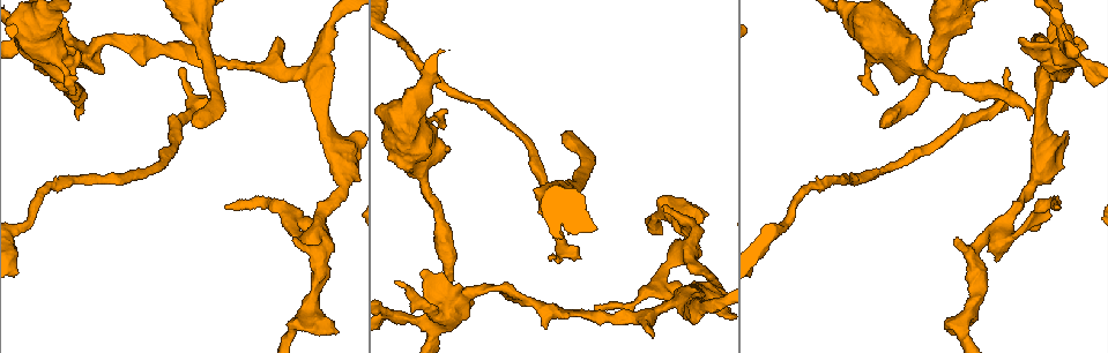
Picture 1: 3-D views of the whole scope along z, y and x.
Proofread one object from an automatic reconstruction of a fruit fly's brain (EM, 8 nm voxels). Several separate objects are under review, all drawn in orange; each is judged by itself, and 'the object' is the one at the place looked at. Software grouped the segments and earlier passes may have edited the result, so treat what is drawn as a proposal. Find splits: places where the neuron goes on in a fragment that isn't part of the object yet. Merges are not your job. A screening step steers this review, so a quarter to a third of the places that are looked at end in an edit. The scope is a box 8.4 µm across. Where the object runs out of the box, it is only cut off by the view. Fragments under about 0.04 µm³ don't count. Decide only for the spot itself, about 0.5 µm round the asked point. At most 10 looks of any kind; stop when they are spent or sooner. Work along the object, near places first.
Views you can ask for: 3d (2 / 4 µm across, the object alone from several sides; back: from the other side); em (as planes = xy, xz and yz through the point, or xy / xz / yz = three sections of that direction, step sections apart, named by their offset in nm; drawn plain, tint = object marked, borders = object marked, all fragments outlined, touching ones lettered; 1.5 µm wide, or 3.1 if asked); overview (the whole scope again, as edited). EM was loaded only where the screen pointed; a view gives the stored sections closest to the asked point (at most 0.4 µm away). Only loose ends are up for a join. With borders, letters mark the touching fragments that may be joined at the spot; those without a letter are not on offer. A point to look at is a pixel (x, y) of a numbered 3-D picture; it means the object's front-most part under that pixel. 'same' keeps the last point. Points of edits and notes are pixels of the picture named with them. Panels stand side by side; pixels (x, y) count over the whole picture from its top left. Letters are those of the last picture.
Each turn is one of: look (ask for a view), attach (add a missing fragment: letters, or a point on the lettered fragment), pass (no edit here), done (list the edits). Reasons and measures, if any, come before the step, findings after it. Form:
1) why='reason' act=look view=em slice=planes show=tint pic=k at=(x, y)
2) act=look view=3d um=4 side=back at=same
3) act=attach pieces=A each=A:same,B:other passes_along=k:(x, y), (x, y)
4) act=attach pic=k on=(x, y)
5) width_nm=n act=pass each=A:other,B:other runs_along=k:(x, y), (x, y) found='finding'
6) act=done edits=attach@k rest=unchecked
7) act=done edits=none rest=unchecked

why='an open end' act=look view=em slice=planes show=borders pic=1 at=(208, 98)

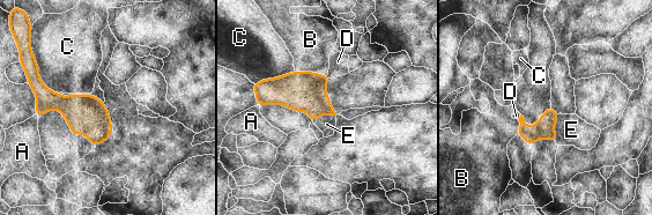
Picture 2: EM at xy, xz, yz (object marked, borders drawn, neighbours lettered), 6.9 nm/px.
act=attach pieces=E each=A:other,B:other,C:other,D:other,E:same passes_along=2:(543, 130), (553, 128), (571, 130) found='it goes on there'

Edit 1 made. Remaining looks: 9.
why='an open end' act=look view=em slice=xy step=8 show=tint pic=1 at=(144, 63)

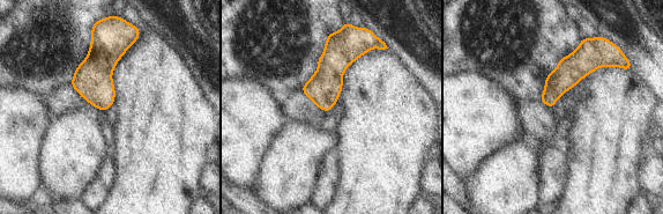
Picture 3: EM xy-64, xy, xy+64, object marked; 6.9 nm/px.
act=look view=em slice=planes show=borders at=same

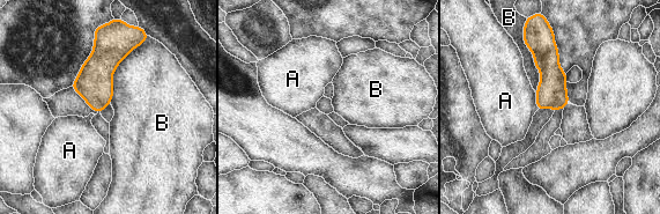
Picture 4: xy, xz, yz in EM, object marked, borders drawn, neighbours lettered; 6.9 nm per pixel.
width_nm=220 act=pass each=A:other,B:other found='none of them fits'

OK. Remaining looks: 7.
why='an open end' act=look view=em slice=planes show=borders pic=1 at=(77, 116)

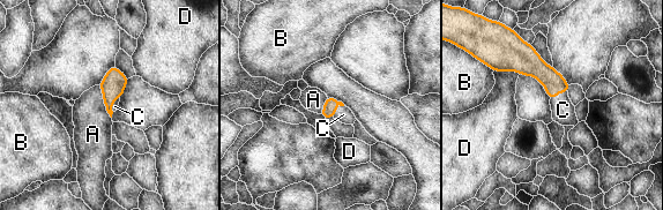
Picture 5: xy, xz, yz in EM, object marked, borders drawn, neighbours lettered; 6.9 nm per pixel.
act=attach pieces=C each=A:other,B:other,C:same,D:other passes_along=5:(330, 104), (336, 109), (343, 114) found='the neuron continues'

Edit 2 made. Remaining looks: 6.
why='redraw' act=look view=overview

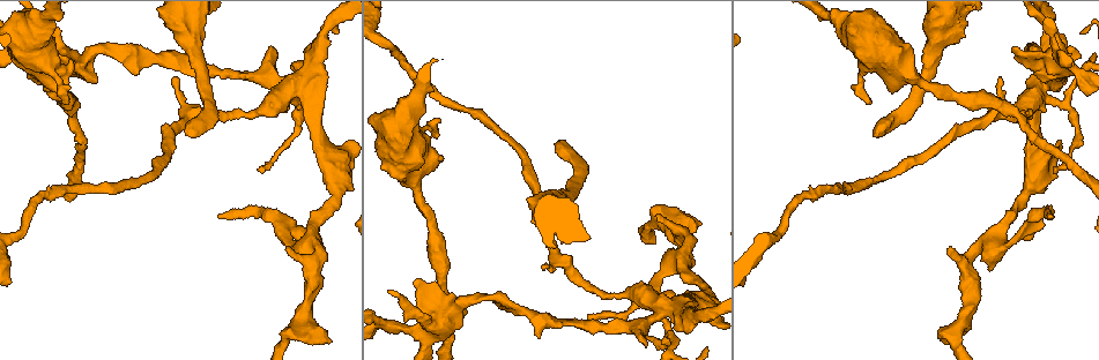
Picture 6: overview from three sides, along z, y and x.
why='end of a long branch' act=look view=3d um=4 pic=6 at=(186, 133)

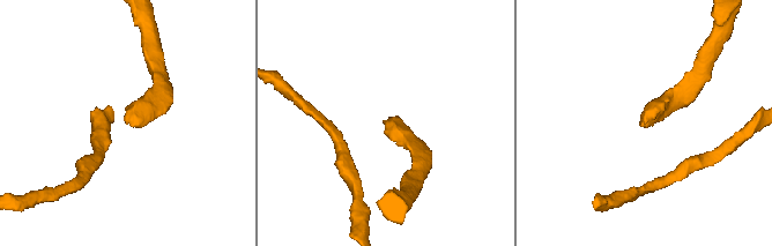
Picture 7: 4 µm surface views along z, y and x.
act=look view=em slice=xy step=8 show=borders pic=7 at=(383, 123)

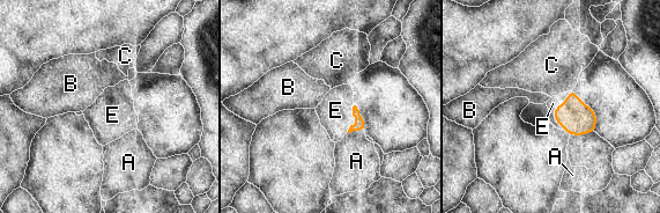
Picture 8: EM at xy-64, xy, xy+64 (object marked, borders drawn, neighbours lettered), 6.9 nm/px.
act=attach pieces=E each=A:other,B:other,C:other,E:same found='it goes on there'

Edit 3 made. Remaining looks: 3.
act=look view=overview

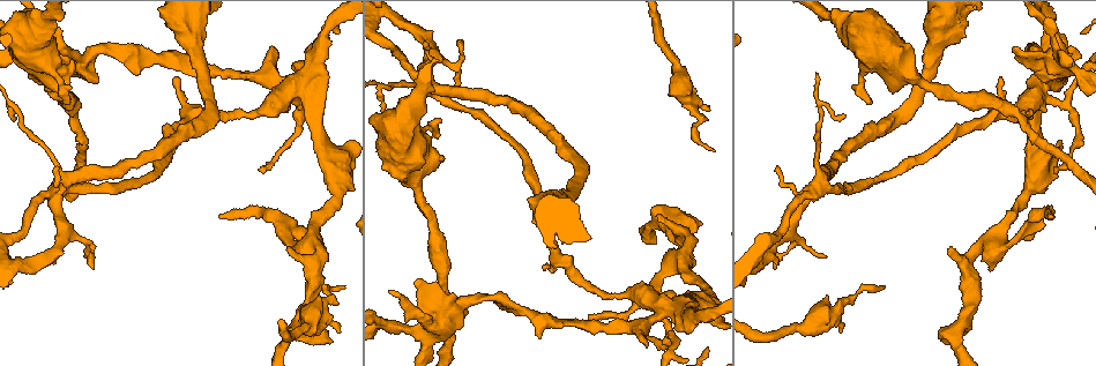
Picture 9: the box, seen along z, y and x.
why='an open end' act=look view=em slice=planes show=borders pic=9 at=(1055, 170)

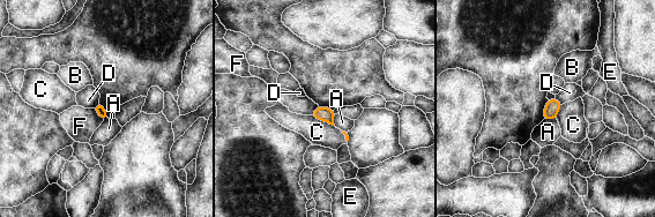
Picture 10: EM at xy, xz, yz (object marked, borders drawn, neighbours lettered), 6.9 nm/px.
act=pass each=A:other,B:other,C:other,D:other,E:other,F:other border=10:(92, 109), (103, 120) found='none of them fits'

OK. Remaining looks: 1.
act=done edits=attach@2,attach@5,attach@8 rest=unchecked

